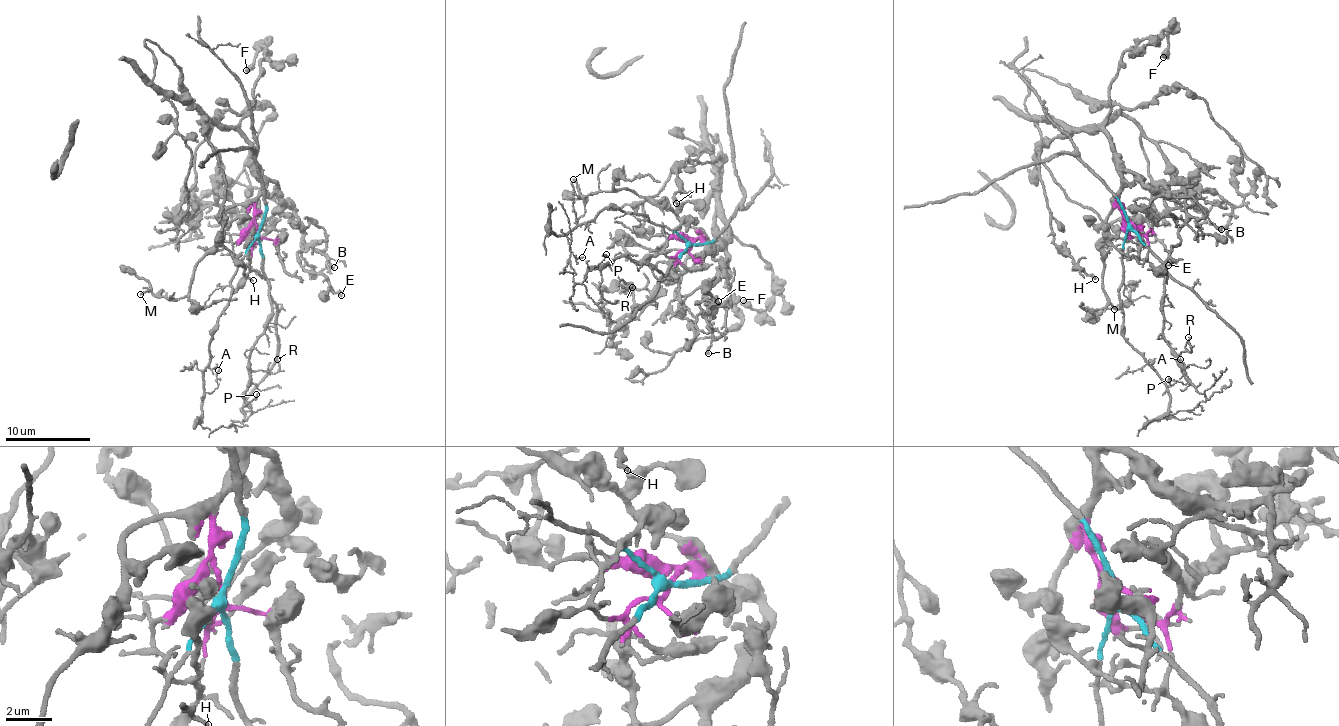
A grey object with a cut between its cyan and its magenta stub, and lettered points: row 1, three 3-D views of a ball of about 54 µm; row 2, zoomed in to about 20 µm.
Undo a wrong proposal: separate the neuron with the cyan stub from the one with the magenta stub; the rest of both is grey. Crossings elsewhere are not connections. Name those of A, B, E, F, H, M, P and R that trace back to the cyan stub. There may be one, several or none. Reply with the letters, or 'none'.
A, P, R

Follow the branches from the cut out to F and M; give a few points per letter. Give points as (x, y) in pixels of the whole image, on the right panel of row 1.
F: (1129, 222), (1118, 199), (1114, 144), (1104, 127), (1110, 81), (1126, 50), (1165, 34), (1163, 58)
M: (1129, 222), (1115, 204), (1106, 220), (1102, 268), (1110, 304), (1127, 307), (1117, 305), (1115, 310)

